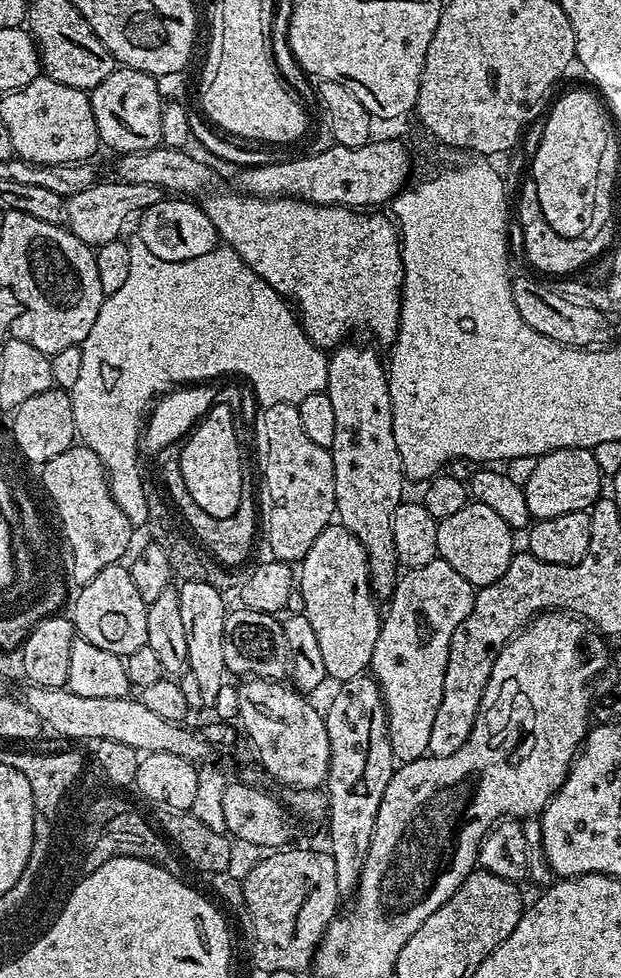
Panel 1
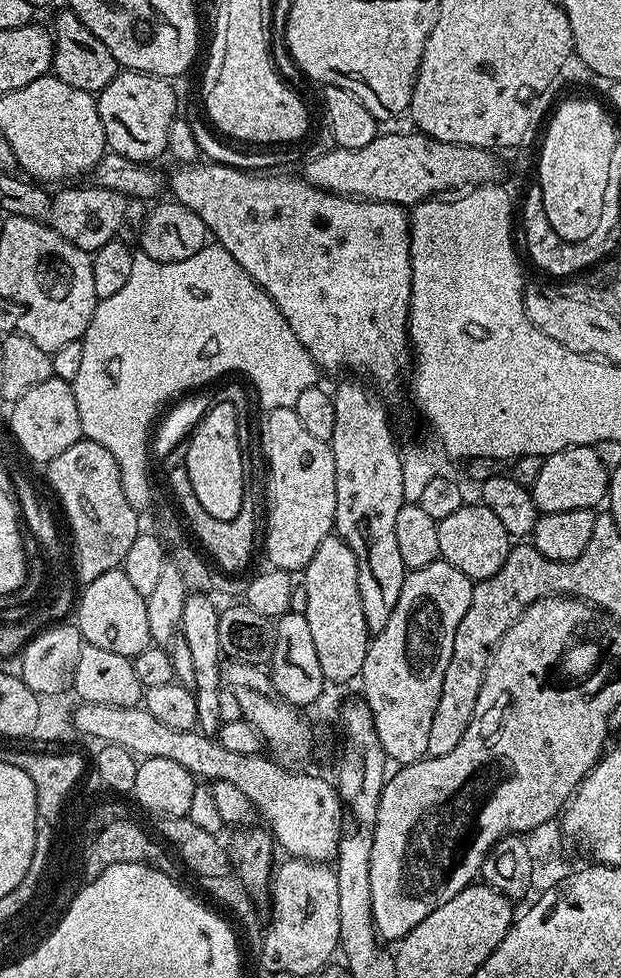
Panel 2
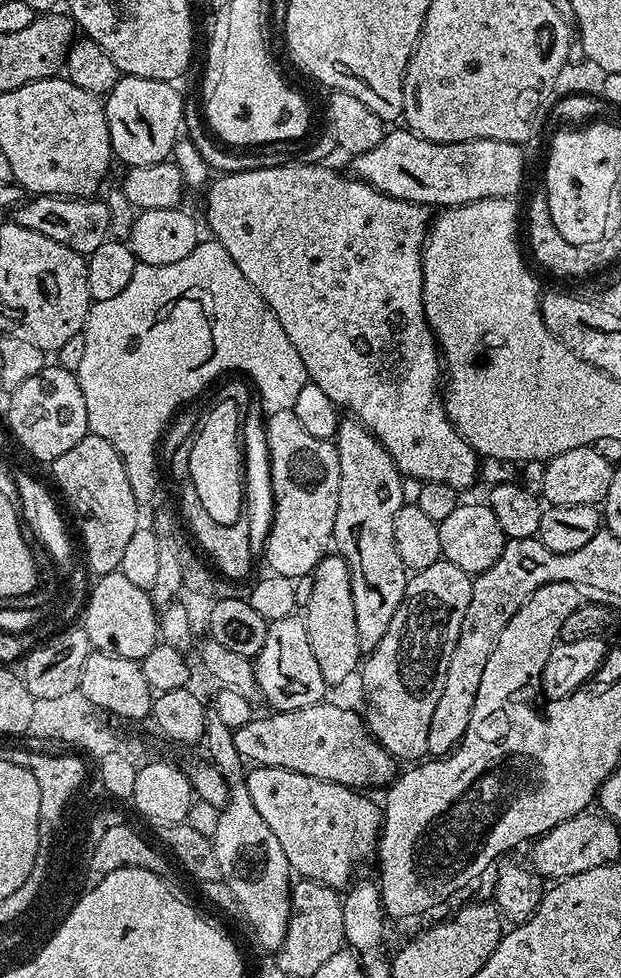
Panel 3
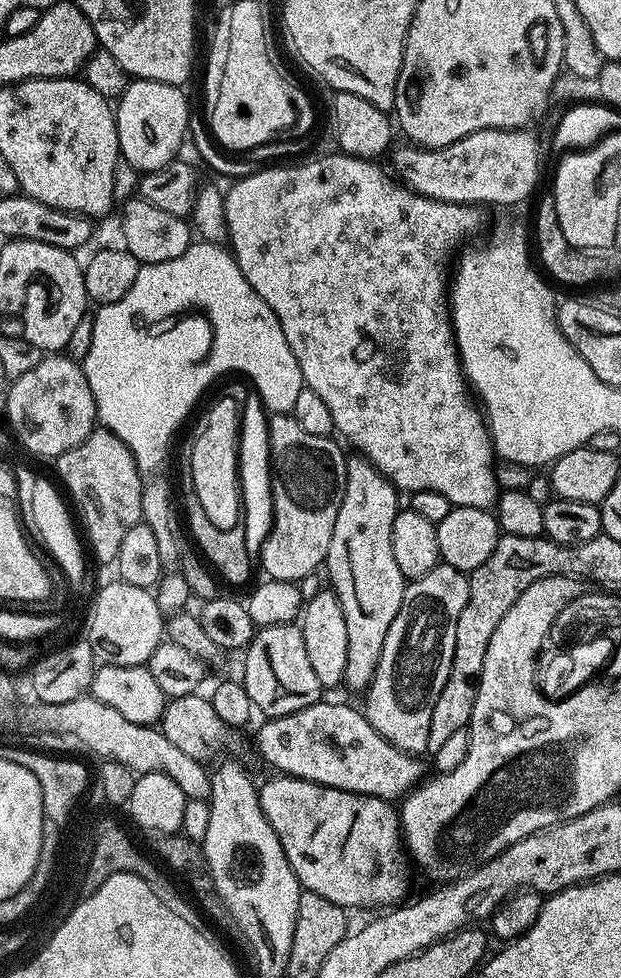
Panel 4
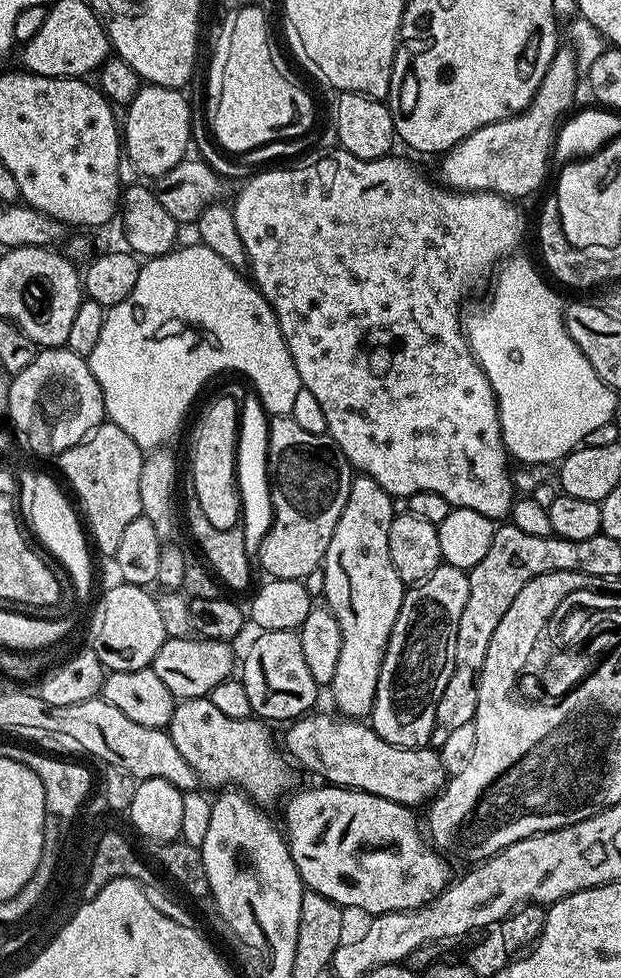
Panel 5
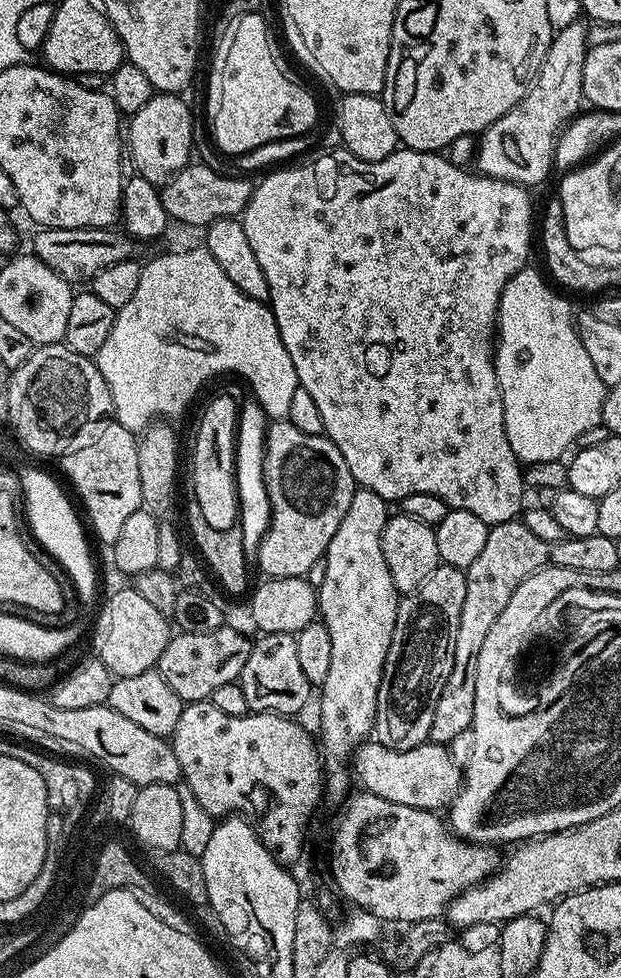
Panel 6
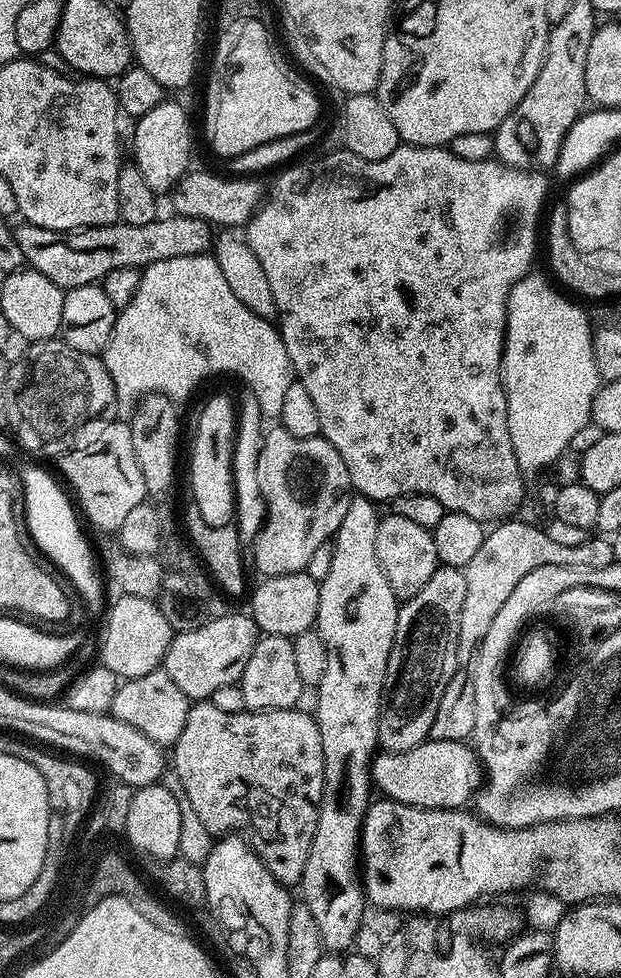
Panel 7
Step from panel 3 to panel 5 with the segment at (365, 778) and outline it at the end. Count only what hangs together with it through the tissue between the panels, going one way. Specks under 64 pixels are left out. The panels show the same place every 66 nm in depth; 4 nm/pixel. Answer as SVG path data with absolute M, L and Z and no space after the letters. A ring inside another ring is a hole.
M313 711L305 714L289 723L282 736L282 748L293 761L297 760L304 768L325 776L327 783L341 788L358 788L361 792L369 792L378 798L386 798L390 802L398 802L409 806L427 805L432 797L444 787L446 783L446 771L440 761L441 753L427 748L399 748L390 742L386 742L367 723L356 718L348 718L333 714L331 711Z

